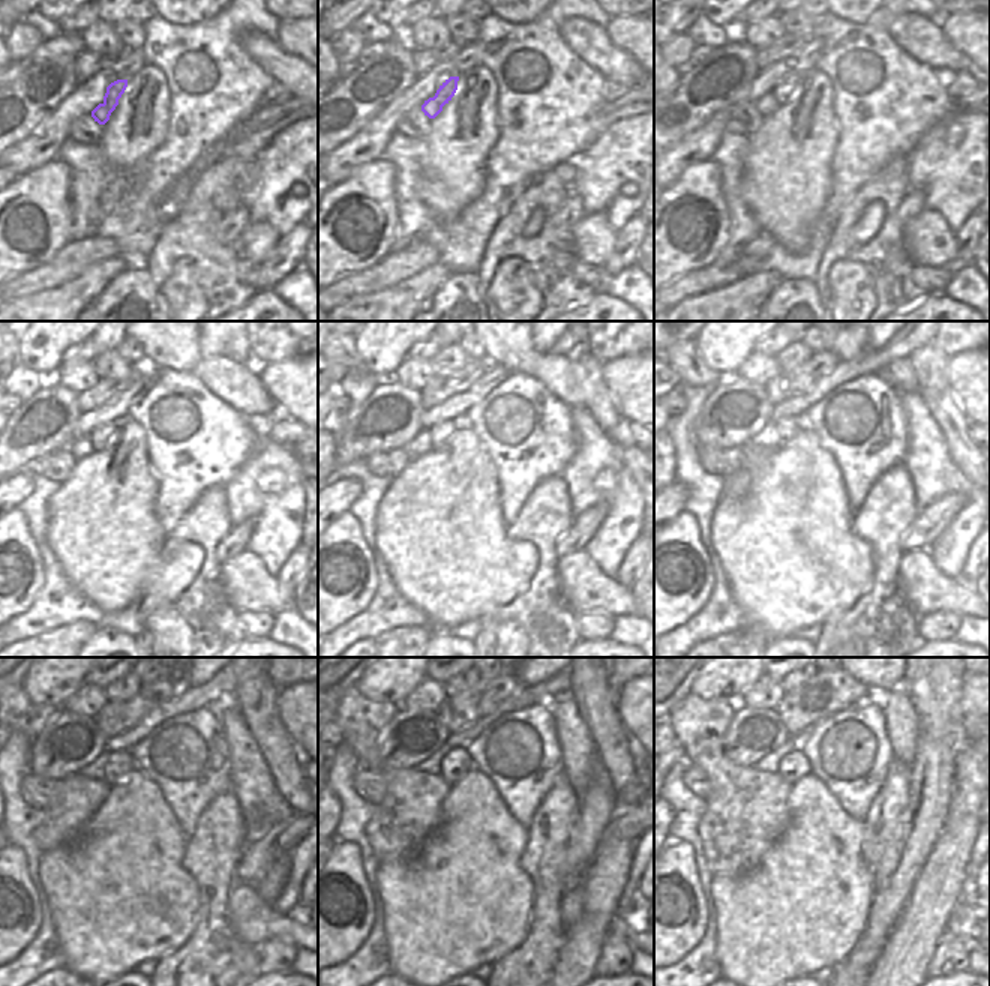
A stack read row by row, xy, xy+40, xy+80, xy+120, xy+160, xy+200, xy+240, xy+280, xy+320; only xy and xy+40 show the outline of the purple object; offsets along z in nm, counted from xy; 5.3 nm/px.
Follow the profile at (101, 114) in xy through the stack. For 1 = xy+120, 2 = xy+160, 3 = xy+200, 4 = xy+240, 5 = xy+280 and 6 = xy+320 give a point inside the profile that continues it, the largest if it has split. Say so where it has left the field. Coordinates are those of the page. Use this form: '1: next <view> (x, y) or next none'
1: next xy+120 (104, 435)
2: next xy+160 (441, 434)
3: next xy+200 (788, 428)
4: next xy+240 (120, 763)
5: next xy+280 (456, 763)
6: next xy+320 (794, 766)

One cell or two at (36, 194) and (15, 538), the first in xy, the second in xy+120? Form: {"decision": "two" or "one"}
{"decision": "one"}

